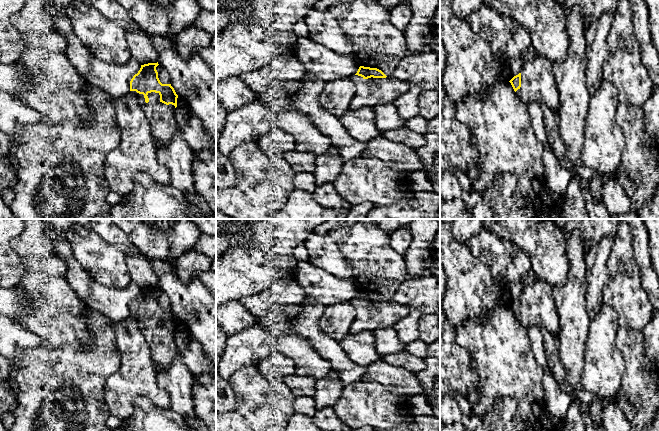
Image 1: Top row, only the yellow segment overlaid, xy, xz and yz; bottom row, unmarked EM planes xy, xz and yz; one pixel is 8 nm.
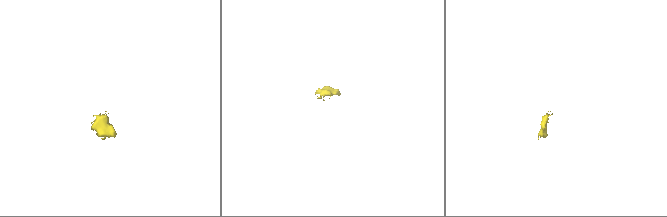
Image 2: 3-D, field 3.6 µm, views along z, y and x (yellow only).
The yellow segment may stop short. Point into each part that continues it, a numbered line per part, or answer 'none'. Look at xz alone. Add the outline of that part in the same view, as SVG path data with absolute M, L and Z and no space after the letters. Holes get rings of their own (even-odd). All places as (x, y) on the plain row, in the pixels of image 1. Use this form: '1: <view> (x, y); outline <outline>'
1: xz (369, 316); outline M353 299L350 303L356 311L355 319L350 325L350 334L357 334L364 330L373 331L378 327L393 327L411 311L411 308L399 305L392 300L364 303Z

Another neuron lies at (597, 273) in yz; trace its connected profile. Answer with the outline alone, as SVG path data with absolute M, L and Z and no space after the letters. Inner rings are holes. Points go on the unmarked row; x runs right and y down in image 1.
M603 237L586 254L586 311L594 319L603 305L603 287L608 281L607 261L614 244L614 237Z

